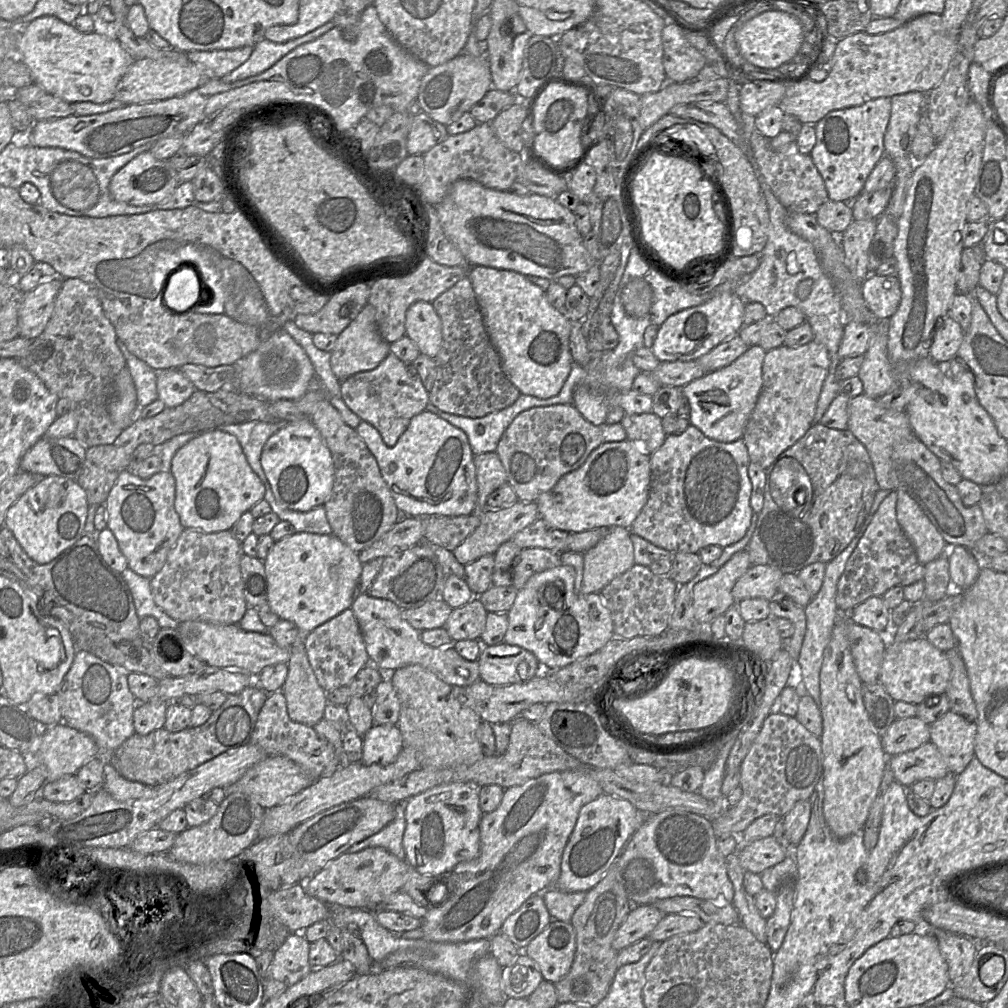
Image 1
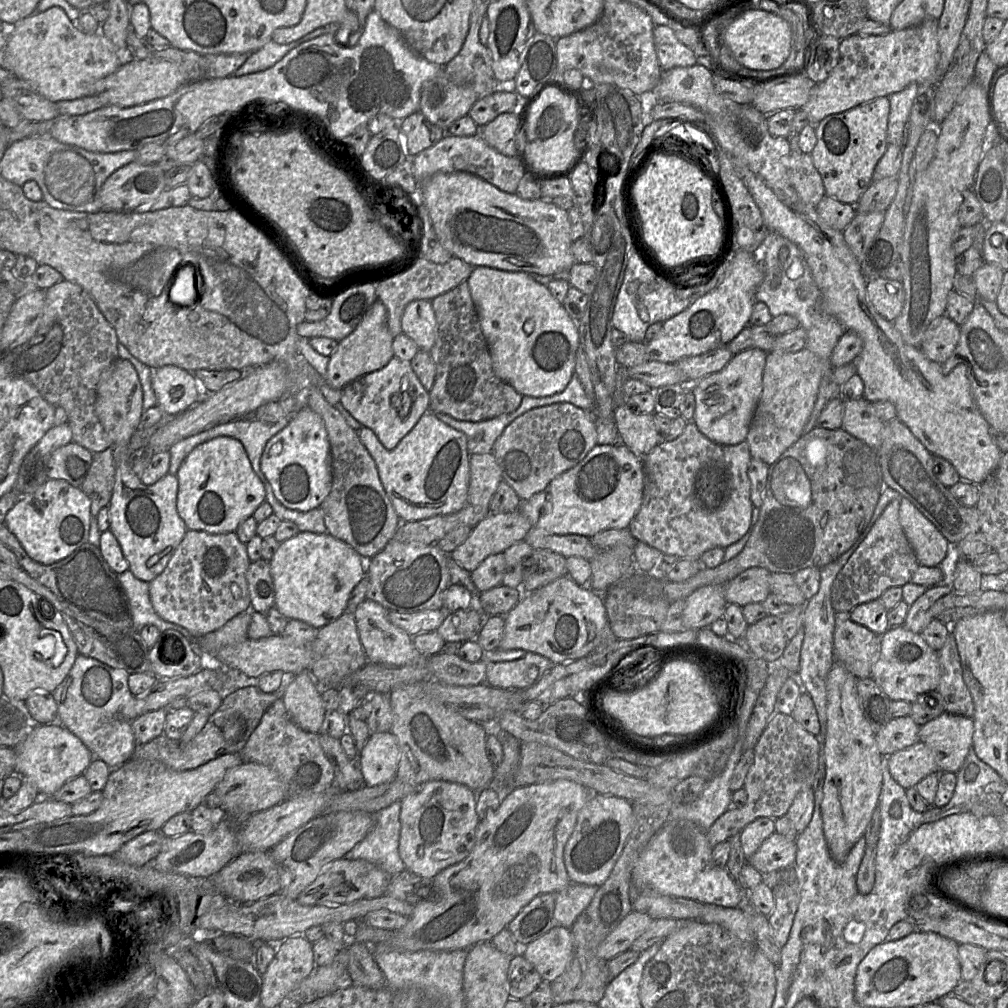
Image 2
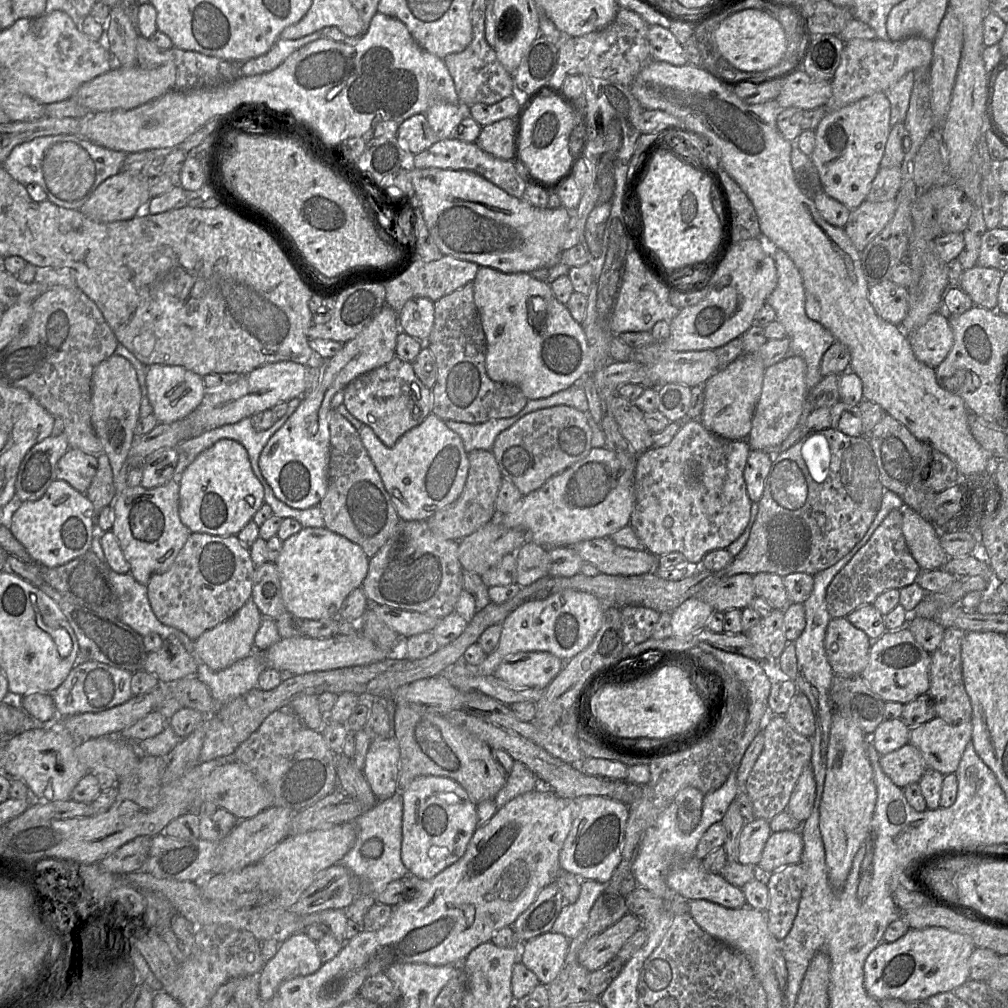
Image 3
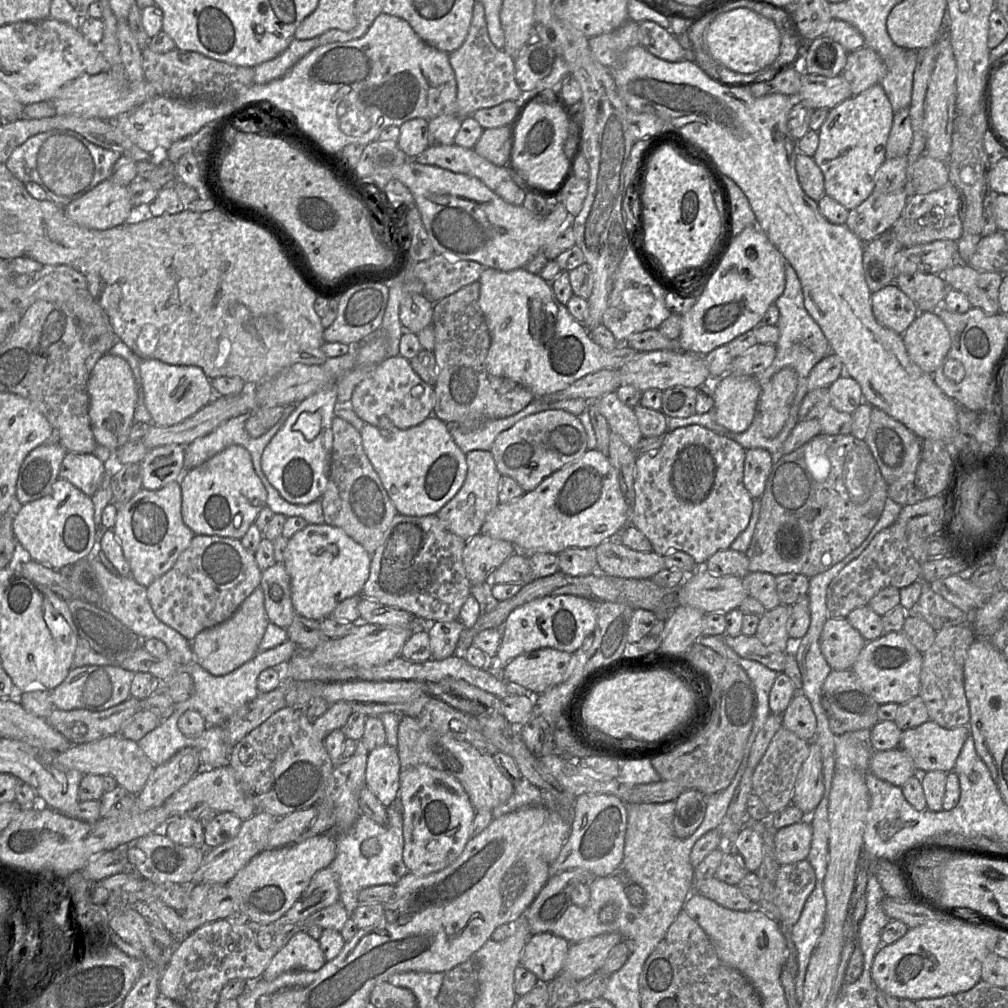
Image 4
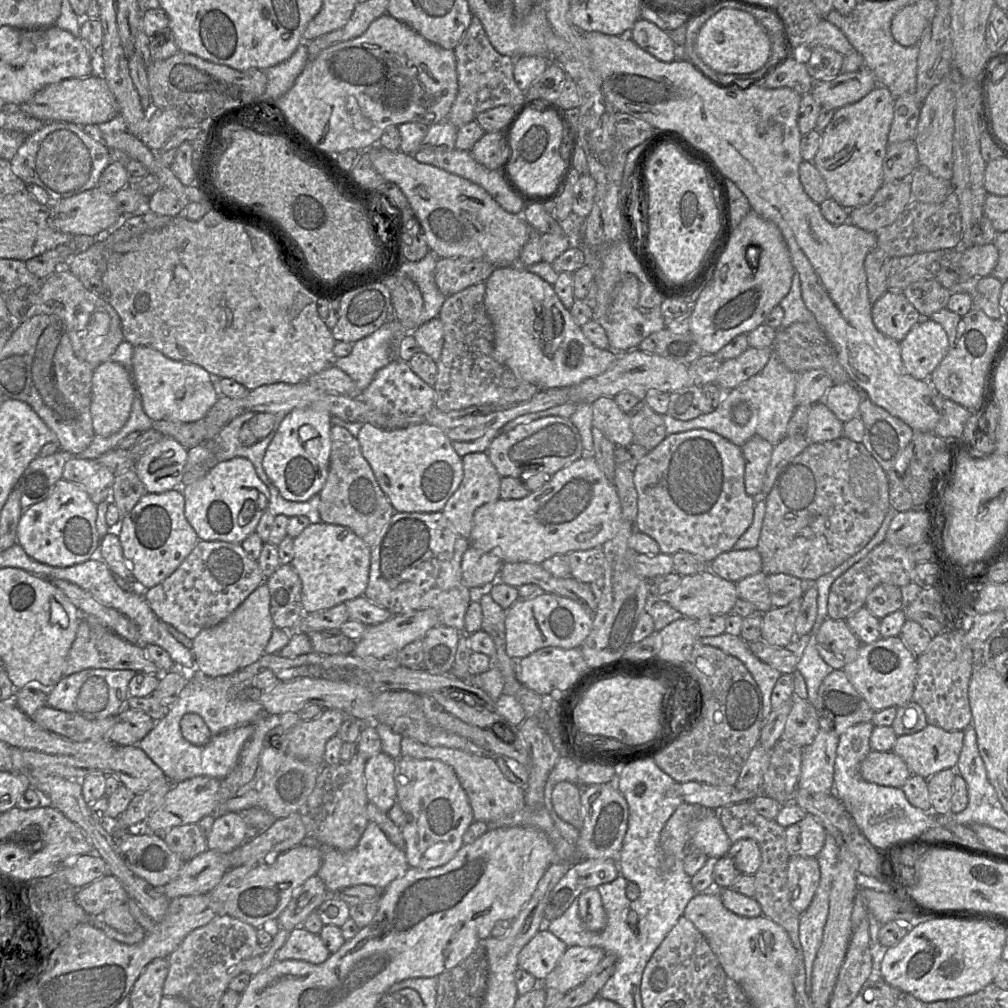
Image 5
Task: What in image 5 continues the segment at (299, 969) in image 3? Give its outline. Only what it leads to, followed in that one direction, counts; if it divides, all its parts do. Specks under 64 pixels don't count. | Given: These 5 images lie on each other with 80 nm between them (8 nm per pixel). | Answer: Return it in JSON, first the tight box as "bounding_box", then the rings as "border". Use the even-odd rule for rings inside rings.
{"bounding_box":[275,926,330,964],"border":[[[300,926],[290,932],[283,947],[277,952],[275,960],[300,960],[322,964],[330,955],[320,935],[311,933]]]}

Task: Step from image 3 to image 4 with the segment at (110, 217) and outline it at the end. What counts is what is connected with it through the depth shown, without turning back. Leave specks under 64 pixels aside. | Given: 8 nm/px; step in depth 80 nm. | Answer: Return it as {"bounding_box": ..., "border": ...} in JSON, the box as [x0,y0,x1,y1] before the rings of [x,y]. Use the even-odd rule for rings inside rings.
{"bounding_box":[64,179,133,230],"border":[[[107,179],[64,209],[77,225],[106,230],[126,223],[133,208],[128,187]]]}

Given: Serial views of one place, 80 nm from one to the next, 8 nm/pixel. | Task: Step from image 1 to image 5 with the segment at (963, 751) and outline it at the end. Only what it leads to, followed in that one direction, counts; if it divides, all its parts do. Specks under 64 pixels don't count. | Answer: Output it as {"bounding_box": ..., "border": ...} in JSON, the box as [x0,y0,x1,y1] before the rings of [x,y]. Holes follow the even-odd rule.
{"bounding_box":[893,724,964,778],"border":[[[928,724],[914,734],[898,736],[893,752],[907,764],[912,774],[923,778],[948,768],[956,768],[964,731],[946,731]]]}

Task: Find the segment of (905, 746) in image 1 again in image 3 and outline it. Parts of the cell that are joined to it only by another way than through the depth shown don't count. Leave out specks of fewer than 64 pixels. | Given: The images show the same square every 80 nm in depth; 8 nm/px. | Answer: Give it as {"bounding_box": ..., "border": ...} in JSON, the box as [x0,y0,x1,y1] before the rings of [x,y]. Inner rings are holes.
{"bounding_box":[870,719,910,756],"border":[[[902,719],[884,720],[870,737],[882,756],[908,744],[910,728]]]}

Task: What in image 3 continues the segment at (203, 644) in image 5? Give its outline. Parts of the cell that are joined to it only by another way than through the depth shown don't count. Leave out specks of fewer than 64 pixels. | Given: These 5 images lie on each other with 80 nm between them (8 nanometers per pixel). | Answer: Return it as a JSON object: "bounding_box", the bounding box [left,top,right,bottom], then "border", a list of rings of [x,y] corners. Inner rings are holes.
{"bounding_box":[194,599,262,671],"border":[[[249,599],[230,619],[204,632],[194,641],[194,656],[214,671],[228,668],[255,650],[254,638],[261,620],[262,614],[253,600]]]}

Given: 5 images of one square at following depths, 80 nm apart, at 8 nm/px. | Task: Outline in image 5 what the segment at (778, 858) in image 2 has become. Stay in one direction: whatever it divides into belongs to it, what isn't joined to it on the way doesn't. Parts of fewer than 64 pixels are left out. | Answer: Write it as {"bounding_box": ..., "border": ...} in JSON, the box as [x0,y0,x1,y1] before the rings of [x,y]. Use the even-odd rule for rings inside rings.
{"bounding_box":[785,814,827,857],"border":[[[811,814],[785,830],[786,849],[790,857],[816,857],[821,851],[827,832]]]}

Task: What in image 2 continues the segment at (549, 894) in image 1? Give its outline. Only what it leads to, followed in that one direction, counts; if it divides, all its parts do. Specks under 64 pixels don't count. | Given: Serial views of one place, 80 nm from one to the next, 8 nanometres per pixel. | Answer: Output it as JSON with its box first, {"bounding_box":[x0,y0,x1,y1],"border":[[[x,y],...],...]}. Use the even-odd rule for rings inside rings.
{"bounding_box":[552,882,598,929],"border":[[[570,882],[556,894],[552,926],[571,929],[577,917],[590,904],[598,886]]]}

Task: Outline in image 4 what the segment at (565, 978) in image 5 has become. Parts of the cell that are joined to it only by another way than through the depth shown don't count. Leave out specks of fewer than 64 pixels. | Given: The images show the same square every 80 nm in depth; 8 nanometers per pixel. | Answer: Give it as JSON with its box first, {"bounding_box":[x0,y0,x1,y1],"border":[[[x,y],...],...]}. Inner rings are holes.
{"bounding_box":[563,933,622,981],"border":[[[607,933],[571,944],[563,965],[563,973],[577,981],[596,973],[603,966],[611,950],[622,940],[618,933]]]}

